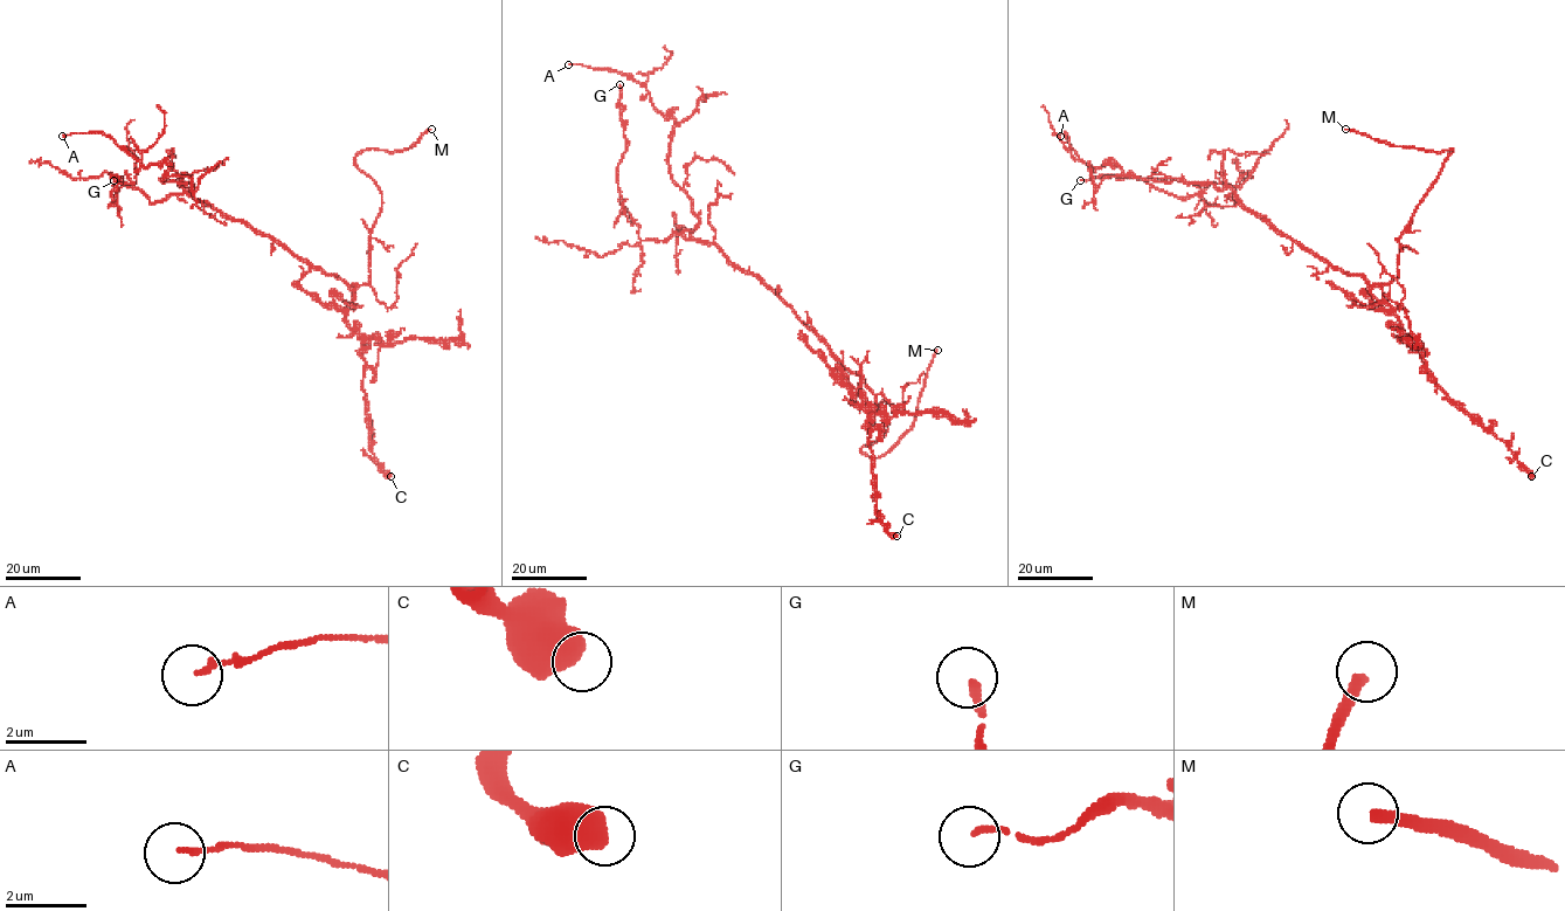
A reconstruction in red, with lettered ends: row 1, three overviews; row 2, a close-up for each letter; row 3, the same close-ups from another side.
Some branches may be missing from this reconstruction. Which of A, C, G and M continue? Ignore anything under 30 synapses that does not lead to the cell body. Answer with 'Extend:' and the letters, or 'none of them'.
Extend: M

